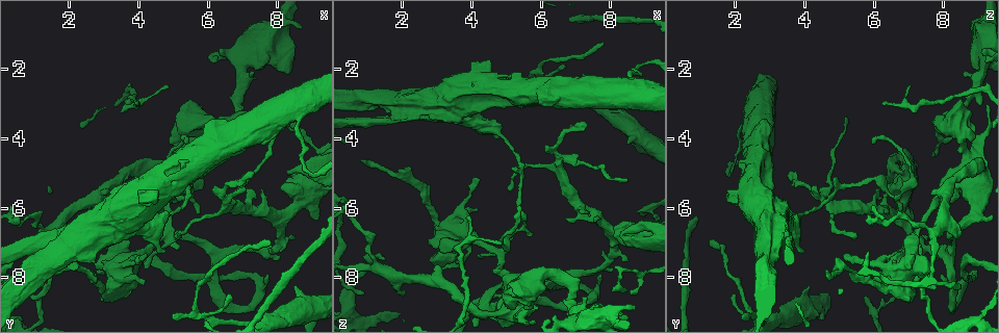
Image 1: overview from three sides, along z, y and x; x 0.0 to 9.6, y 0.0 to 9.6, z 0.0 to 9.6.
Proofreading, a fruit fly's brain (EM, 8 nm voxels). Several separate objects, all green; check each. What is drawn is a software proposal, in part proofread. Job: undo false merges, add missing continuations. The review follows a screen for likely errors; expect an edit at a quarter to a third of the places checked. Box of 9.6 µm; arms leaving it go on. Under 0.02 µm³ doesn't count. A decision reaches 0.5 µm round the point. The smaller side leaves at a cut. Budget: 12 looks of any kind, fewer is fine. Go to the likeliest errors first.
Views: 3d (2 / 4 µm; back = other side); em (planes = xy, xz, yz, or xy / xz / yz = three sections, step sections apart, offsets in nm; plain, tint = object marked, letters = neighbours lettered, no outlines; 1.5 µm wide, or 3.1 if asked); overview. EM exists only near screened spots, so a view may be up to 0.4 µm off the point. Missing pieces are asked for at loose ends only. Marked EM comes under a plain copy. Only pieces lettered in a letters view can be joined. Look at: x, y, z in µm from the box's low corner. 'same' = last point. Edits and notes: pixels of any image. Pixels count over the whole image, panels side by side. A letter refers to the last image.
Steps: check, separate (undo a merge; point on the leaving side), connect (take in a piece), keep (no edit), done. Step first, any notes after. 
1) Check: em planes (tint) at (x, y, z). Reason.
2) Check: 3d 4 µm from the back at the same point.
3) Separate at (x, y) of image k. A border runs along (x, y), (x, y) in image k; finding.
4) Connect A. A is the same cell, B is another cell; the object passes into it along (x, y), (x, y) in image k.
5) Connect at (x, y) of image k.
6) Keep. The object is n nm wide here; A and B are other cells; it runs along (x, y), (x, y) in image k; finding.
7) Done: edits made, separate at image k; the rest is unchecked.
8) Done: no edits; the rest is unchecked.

Check: 3d 4 µm from the back at (4.15, 8.10, 5.95). An open end.

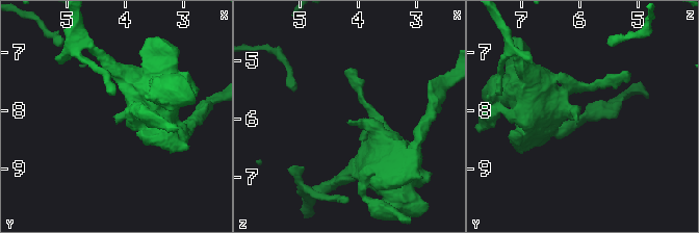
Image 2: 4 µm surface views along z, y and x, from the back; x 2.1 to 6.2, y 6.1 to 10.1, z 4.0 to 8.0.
Check: em xy step 8 (letters) at (4.20, 8.05, 6.05). Now the EM.

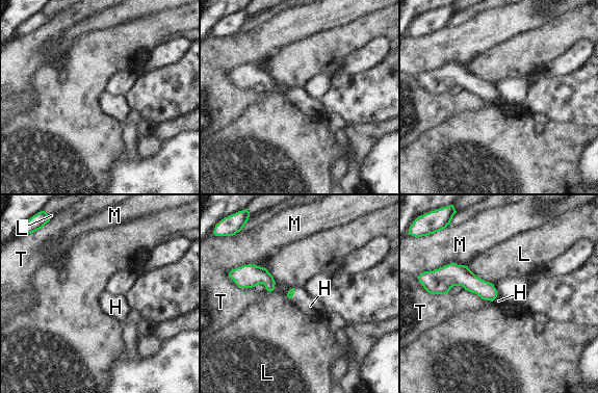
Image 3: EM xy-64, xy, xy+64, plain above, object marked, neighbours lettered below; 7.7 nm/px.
Check: em planes (letters) at the same point. Cut it another way.

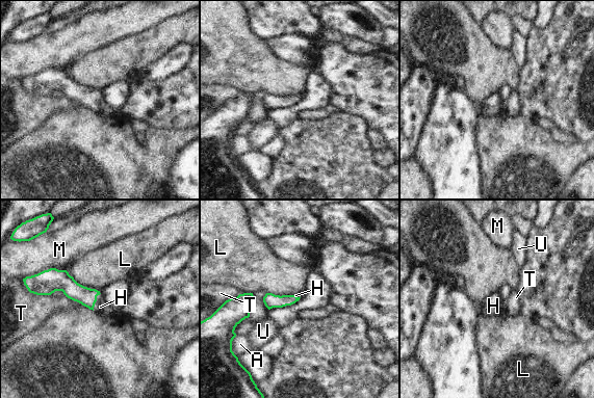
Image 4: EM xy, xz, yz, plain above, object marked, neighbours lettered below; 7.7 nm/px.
Connect H. H is the same cell, A, L, M, T and U are other cells; it goes on there.

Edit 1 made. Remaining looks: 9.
Check: 3d 4 µm at (5.45, 2.90, 8.55). An open end.

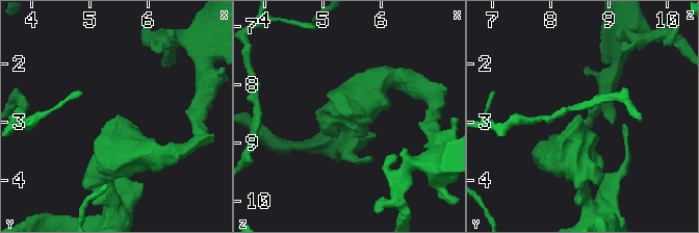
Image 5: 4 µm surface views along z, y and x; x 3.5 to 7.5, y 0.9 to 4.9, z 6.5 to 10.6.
Check: em planes (letters) at (5.40, 2.95, 8.50).

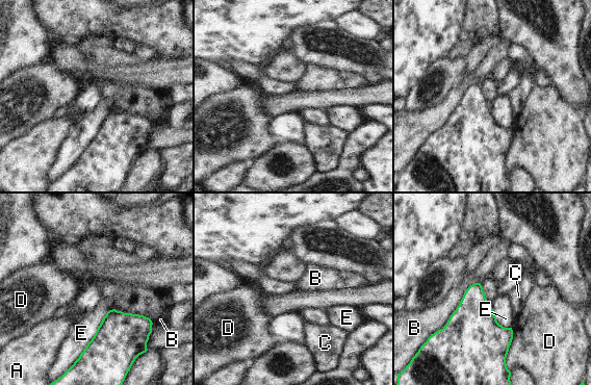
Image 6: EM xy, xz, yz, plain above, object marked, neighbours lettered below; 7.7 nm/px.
Keep. The longest contact is with B, 650 nm; A, B, C, D and E are other cells; no lettered piece goes on from it.

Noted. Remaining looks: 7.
Check: em planes (letters) at (5.35, 5.65, 6.65).

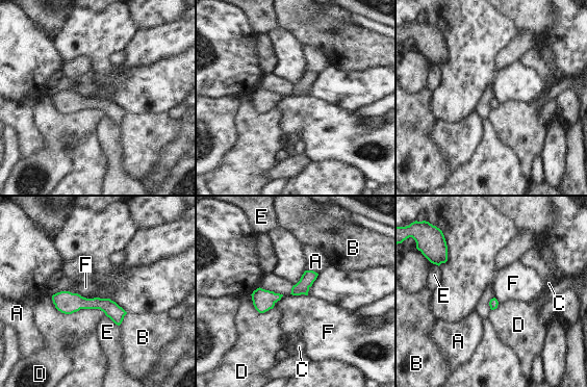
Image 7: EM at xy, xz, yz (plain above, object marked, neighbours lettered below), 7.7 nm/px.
Keep. The object is 70 nm wide here; A, B, C, D, E and F are other cells; a border runs along (74, 292), (112, 301) in image 7; all the same neuron.

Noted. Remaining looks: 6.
Check: 3d 2 µm at (3.60, 3.10, 7.15).

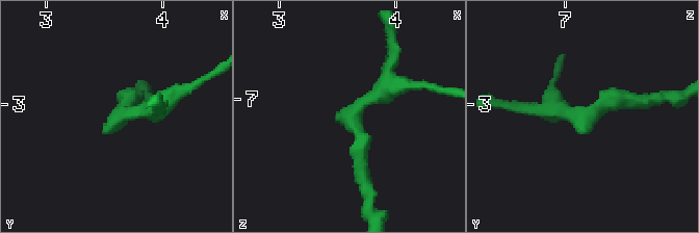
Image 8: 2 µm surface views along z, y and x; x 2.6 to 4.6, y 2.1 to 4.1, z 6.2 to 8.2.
Check: em yz step 4 (tint) at (3.62, 3.10, 7.14).

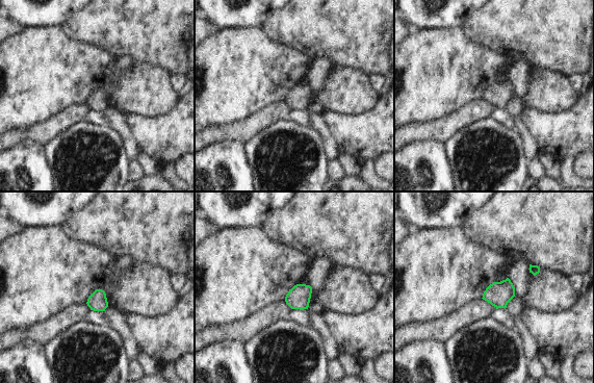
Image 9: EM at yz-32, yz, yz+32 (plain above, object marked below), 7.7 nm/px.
Check: em planes (letters) at the same point.

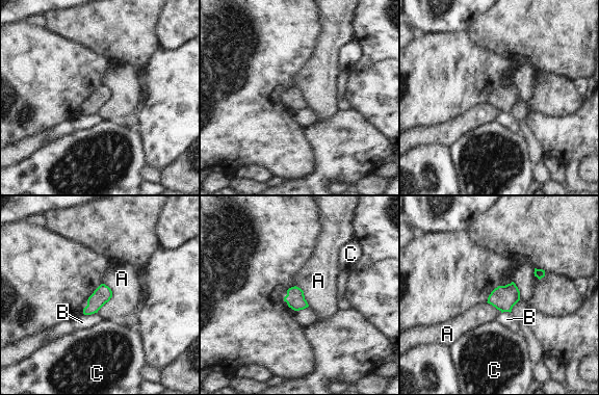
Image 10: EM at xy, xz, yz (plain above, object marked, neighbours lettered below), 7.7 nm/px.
Keep. A, B and C are other cells; a border runs along (104, 283), (111, 297), (97, 312) in image 10; continuous, no second neuron.

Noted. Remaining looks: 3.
Check: em yz step 4 (letters) at (9.20, 5.00, 1.75). Calibre changes.

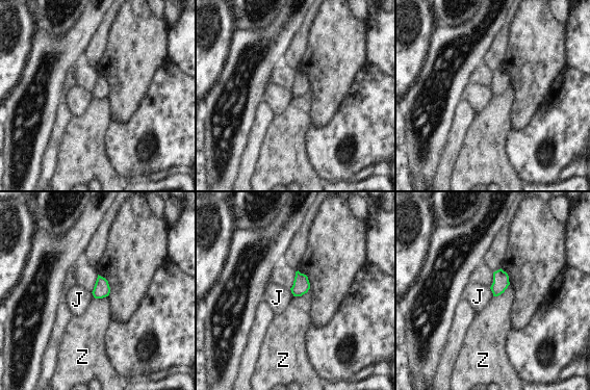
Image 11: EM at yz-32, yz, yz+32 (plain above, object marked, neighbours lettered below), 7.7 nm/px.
Check: em planes (letters) at the same point.

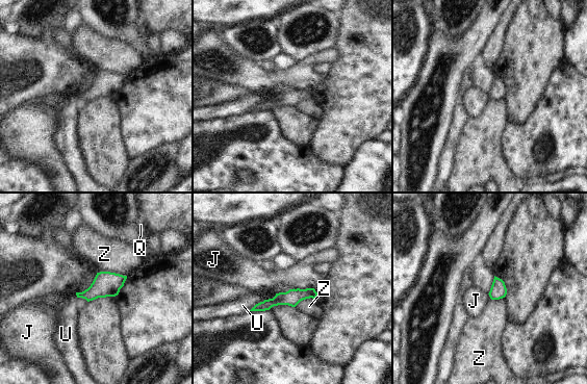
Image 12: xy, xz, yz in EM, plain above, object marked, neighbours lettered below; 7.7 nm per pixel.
Keep. J, Q, U and Z are other cells; a border runs along (313, 287), (294, 288) in image 12; continuous, no second neuron.

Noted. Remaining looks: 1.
Done: edits made, connect at image 4; the rest is unchecked.

